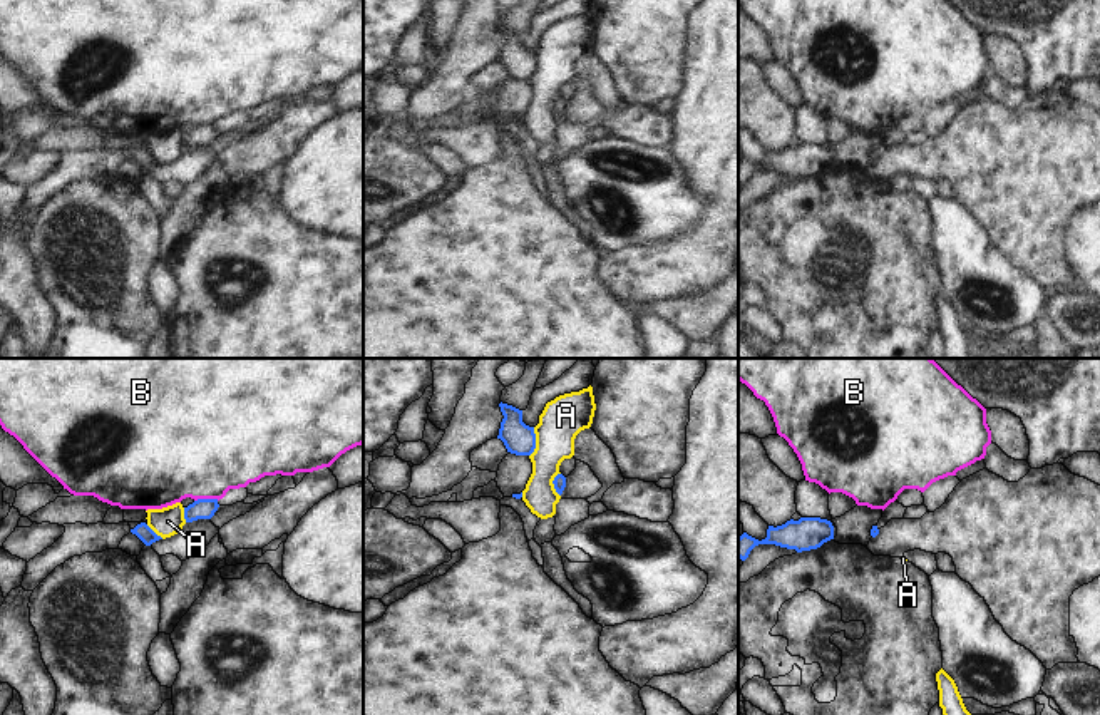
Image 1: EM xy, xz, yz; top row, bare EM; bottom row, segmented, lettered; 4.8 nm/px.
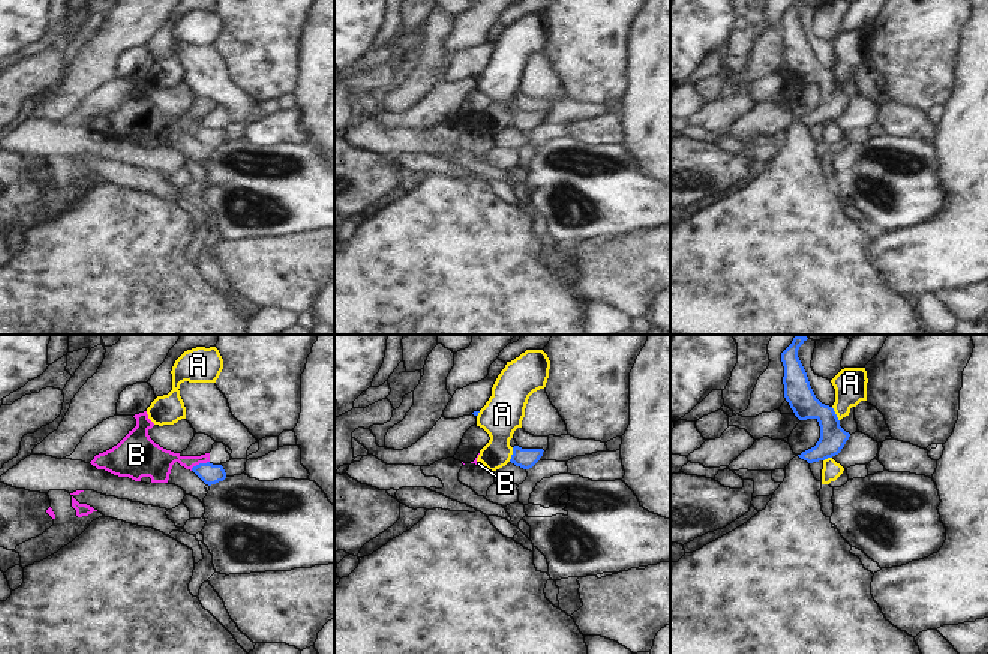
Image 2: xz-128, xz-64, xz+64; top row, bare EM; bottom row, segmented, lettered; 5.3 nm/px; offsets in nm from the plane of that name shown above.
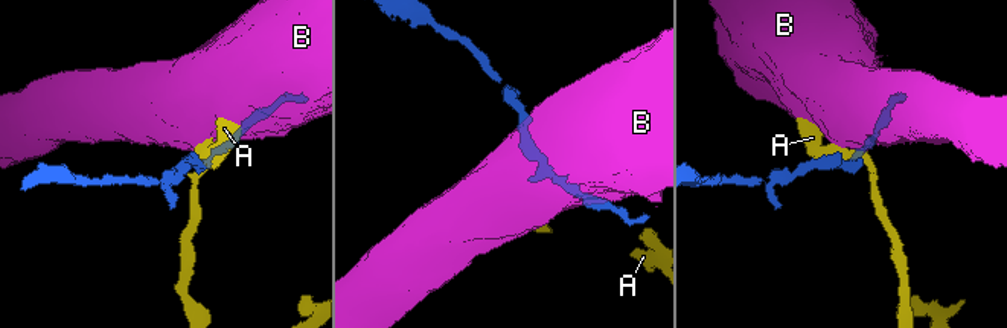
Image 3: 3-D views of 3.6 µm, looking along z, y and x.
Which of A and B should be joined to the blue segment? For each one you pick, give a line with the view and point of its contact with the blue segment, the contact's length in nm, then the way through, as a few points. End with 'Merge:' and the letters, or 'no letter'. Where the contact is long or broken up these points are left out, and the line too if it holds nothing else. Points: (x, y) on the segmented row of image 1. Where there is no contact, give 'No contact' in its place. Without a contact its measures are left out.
Merge: no letter

